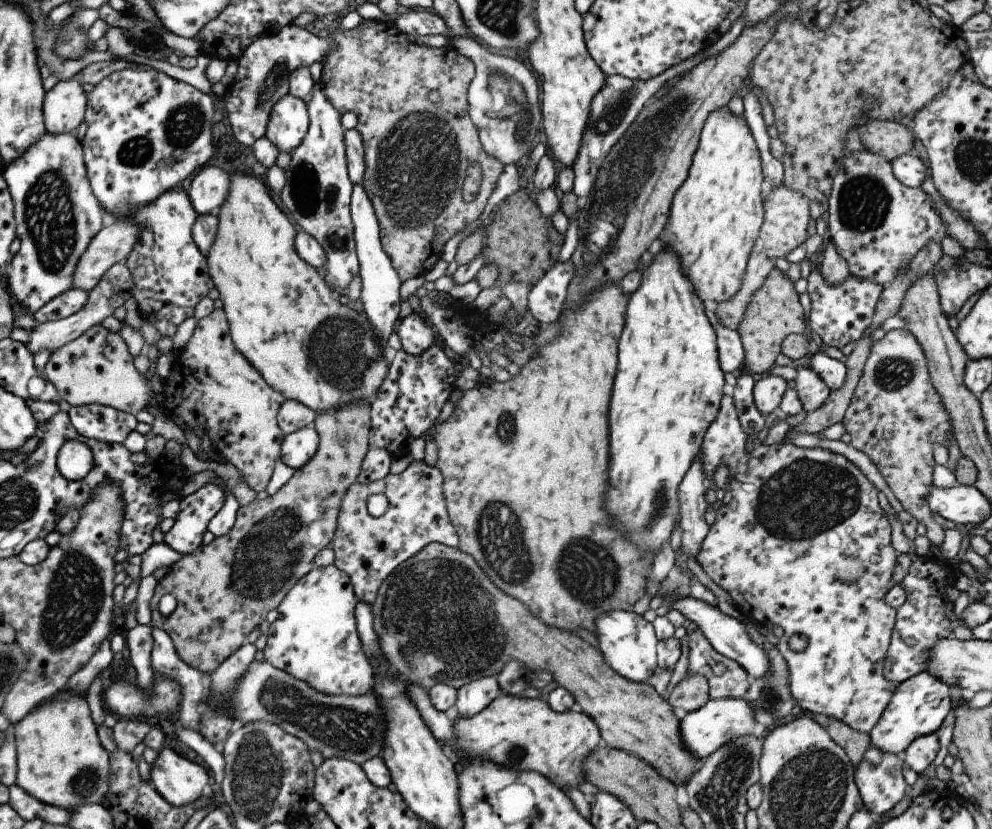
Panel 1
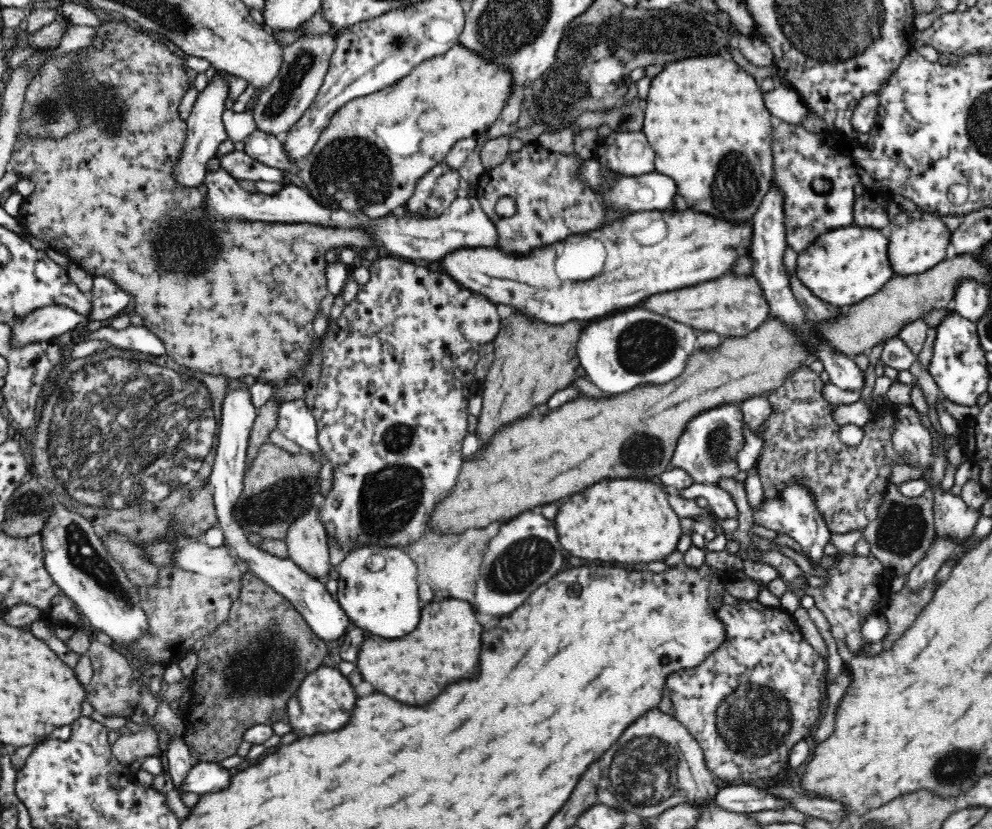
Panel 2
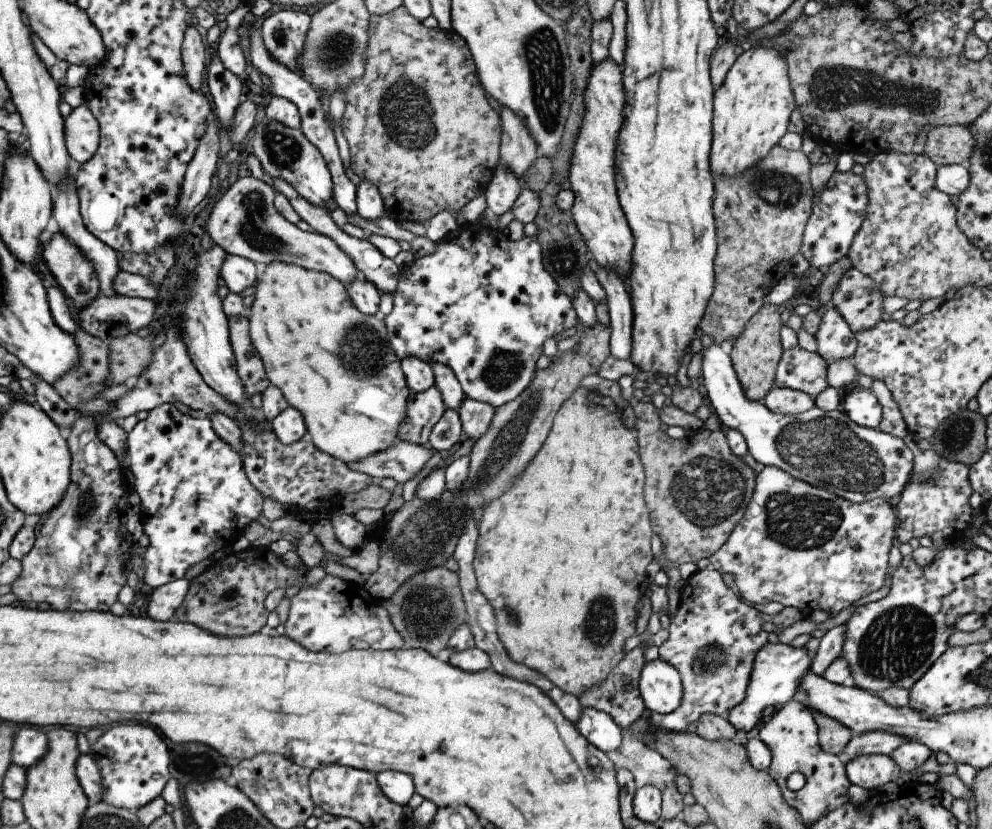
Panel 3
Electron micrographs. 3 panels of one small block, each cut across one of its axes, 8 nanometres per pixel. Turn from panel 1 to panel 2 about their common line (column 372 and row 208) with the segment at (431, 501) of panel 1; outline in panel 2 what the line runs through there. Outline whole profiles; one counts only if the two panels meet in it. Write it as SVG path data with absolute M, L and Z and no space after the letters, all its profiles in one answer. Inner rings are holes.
M538 143L524 144L519 151L511 152L503 163L480 175L475 186L475 198L490 221L496 225L496 233L498 233L496 249L512 254L528 254L534 248L550 247L573 235L587 234L604 225L606 218L603 200L592 188L580 181L578 172L582 170L582 167L578 166L579 160L578 156L552 155ZM504 197L510 197L516 201L517 210L511 218L502 218L496 214L495 206Z

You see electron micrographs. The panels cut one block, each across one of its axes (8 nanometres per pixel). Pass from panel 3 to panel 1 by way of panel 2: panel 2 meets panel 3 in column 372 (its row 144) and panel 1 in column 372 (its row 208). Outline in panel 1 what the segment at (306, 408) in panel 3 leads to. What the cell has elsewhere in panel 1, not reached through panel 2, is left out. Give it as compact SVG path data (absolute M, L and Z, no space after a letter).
M249 172L230 173L230 177L232 178L230 192L228 192L228 198L224 200L224 206L216 214L218 218L218 232L216 240L212 244L212 250L208 254L207 262L214 287L218 289L220 299L224 303L223 310L226 314L230 335L236 349L248 360L249 364L256 368L257 372L260 372L260 375L266 380L272 390L280 392L286 398L286 401L296 401L304 404L306 408L310 408L316 414L316 417L320 416L322 412L336 412L338 408L346 408L348 404L356 404L360 400L372 402L378 394L380 386L386 380L389 367L386 363L386 357L380 352L380 346L376 344L376 334L374 334L372 322L368 322L366 312L363 310L360 313L354 308L349 308L344 299L328 289L328 284L326 284L326 280L324 280L320 272L317 272L316 268L313 268L298 256L295 246L298 232L296 232L294 224L288 220L286 214L276 206L276 202L272 200L268 188L262 180L259 180L258 177Z

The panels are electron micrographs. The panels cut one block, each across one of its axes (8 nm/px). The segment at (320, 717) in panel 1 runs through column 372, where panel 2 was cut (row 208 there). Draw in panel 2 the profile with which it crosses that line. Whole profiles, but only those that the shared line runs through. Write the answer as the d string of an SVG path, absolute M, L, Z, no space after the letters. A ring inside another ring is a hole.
M702 55L692 58L683 58L682 60L664 65L664 70L652 80L652 88L648 94L648 106L646 106L646 120L644 120L644 134L648 136L654 152L656 152L656 170L660 174L674 178L678 193L685 199L688 208L694 211L710 214L717 218L723 218L732 222L751 221L754 214L758 212L760 203L767 195L773 180L773 156L772 156L772 132L776 120L767 109L763 91L760 89L759 82L740 67L732 58L722 55ZM730 152L744 154L746 158L736 158L730 156Z

